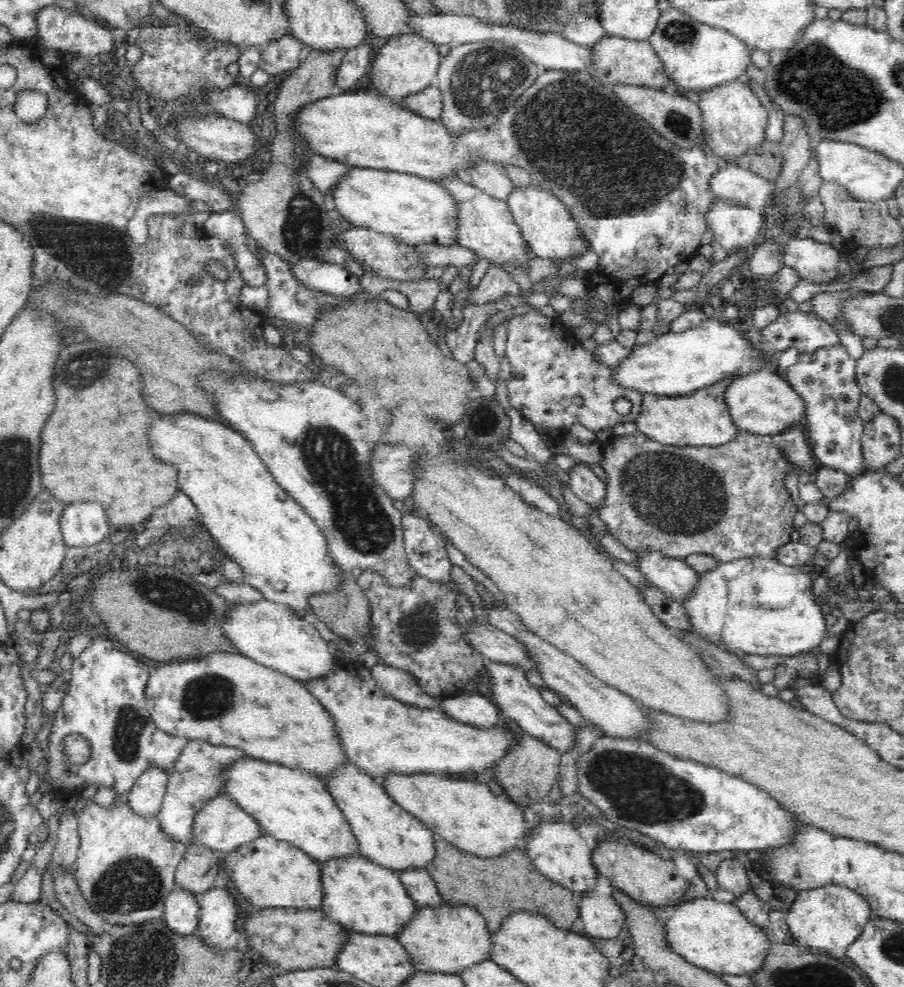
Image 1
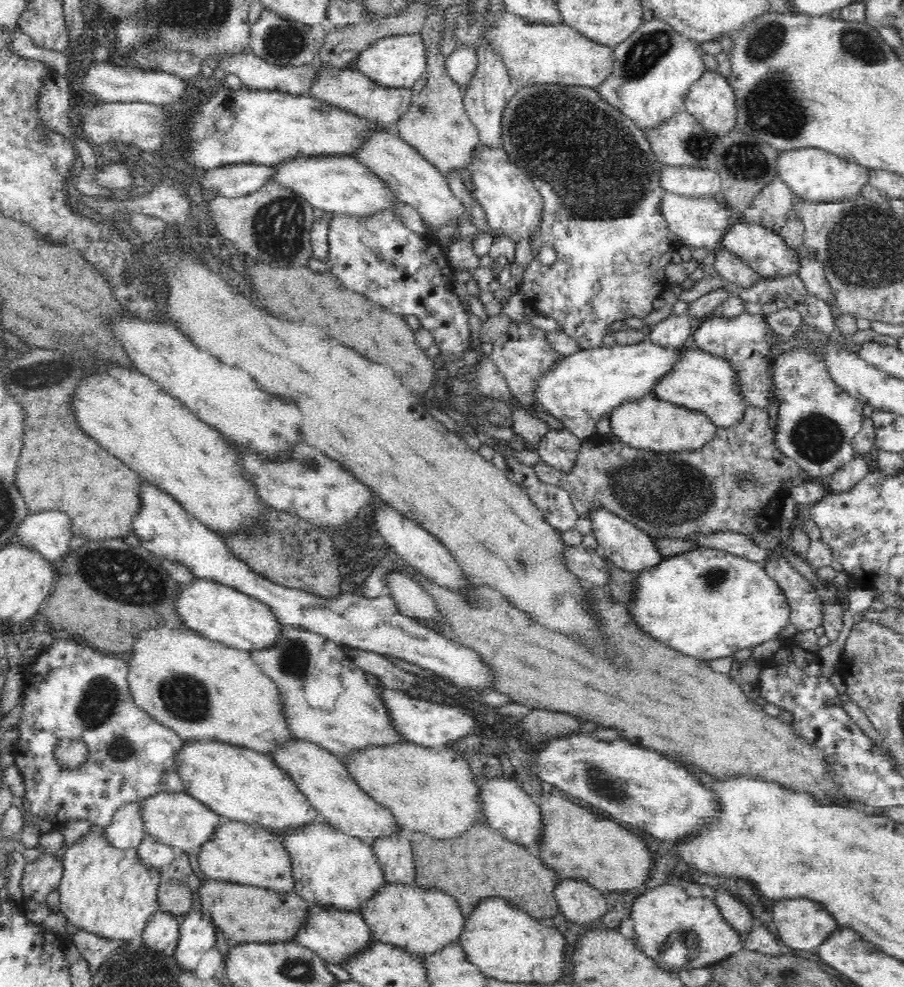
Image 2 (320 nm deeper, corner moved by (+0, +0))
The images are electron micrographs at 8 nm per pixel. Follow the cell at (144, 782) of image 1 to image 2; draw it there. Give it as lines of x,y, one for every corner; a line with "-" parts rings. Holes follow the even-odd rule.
144,799
126,801
113,814
111,823
104,828
110,843
118,848
140,846
144,830

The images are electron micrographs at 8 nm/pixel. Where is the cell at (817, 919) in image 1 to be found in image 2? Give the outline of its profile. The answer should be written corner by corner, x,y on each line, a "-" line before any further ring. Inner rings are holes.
806,898
776,901
772,920
778,930
780,939
785,944
785,949
794,951
796,954
804,951
815,952
838,930
838,922
832,918
832,914
828,914
828,910
822,908
818,901
812,902
812,900
806,900

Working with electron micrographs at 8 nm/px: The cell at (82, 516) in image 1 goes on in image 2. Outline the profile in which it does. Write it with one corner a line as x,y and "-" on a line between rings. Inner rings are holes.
48,510
28,516
20,526
18,541
23,545
39,550
51,563
62,560
70,552
72,518
60,510

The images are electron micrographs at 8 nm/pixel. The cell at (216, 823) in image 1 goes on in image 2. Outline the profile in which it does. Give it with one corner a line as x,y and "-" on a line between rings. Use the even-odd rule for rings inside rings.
162,792
144,799
144,830
152,833
158,841
172,845
177,851
188,852
196,846
202,847
212,840
216,828
224,822
225,818
188,792

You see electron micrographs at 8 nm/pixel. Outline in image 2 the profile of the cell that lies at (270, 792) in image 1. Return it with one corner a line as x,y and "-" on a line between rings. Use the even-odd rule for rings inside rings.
190,740
184,741
184,748
176,756
176,767
178,767
180,777
184,779
185,792
208,805
212,811
226,820
260,824
270,830
272,834
280,835
296,830
296,828
304,828
321,819
318,810
300,791
296,781
270,755
220,741

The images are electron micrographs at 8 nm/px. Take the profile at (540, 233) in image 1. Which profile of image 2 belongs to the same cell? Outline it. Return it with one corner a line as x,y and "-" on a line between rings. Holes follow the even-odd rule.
476,148
478,160
468,168
474,186
473,197
483,208
494,237
506,237
514,242
532,240
542,224
544,199
528,173
507,157
503,148

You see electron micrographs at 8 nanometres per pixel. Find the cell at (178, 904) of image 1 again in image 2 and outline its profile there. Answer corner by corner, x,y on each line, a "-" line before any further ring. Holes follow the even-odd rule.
155,912
144,929
143,942
158,952
174,955
180,941
180,919
170,912

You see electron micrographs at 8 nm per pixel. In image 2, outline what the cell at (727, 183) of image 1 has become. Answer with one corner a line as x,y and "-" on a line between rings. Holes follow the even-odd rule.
665,165
660,177
667,191
687,197
714,197
722,190
722,179
715,169

